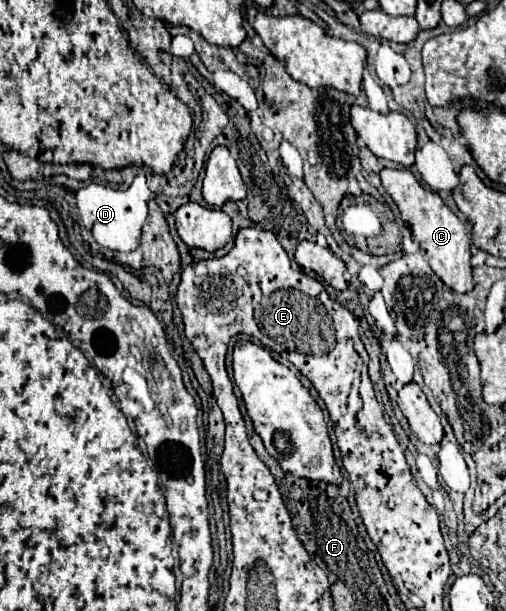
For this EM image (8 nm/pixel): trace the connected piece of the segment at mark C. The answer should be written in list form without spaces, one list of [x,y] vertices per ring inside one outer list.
[[[383,169],[381,181],[385,191],[399,207],[403,221],[409,225],[413,233],[413,241],[419,243],[421,253],[429,263],[429,267],[433,269],[433,273],[451,291],[469,293],[473,289],[473,277],[471,277],[471,233],[467,229],[467,223],[463,223],[435,191],[423,187],[409,169]]]

